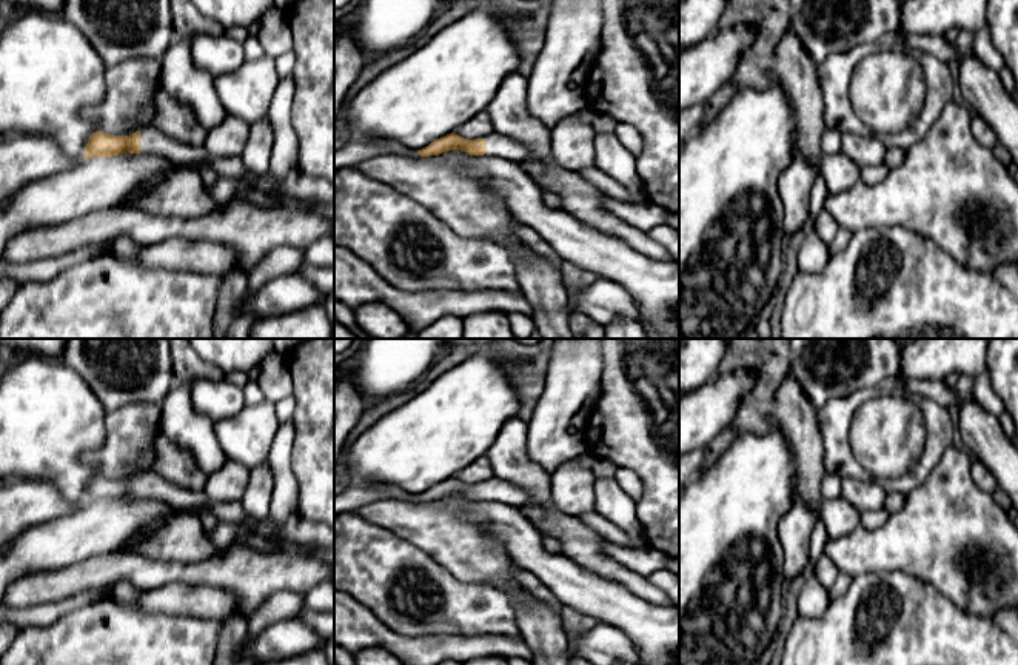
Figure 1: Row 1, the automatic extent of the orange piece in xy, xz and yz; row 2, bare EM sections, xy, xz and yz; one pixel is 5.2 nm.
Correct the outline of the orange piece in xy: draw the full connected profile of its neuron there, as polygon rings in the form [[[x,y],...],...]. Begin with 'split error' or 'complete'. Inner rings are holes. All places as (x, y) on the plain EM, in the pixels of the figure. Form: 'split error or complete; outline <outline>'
split error; outline [[[148,470],[129,480],[111,480],[105,476],[92,477],[85,491],[83,503],[122,500],[125,496],[129,499],[163,500],[174,508],[189,511],[209,502],[203,490],[194,491],[177,486],[152,470]]]

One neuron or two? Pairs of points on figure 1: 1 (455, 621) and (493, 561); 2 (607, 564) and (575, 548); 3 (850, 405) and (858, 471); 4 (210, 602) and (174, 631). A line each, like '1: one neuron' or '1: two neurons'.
1: two neurons
2: one neuron
3: one neuron
4: two neurons

